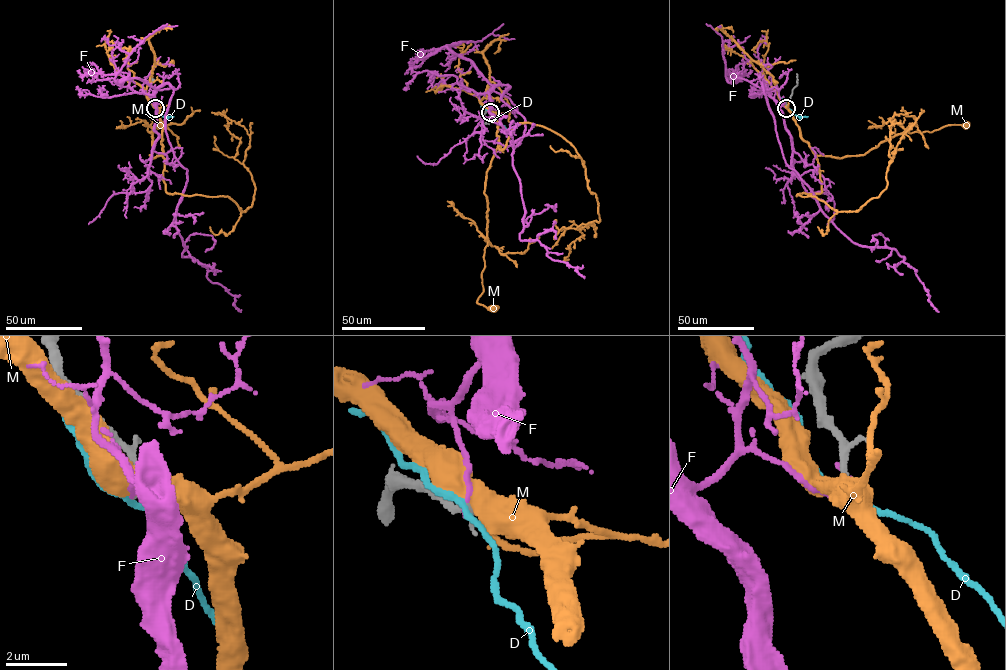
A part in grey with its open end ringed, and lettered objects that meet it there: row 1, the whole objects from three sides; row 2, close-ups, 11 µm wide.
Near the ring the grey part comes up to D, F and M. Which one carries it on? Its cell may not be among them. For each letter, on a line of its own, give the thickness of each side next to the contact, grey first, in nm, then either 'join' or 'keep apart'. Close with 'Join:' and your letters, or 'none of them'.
D: calibres 220 and 190 nm; keep apart
F: calibres 200 and 200 nm; keep apart
M: calibres 240 and 550 nm; keep apart
Join: none of them

